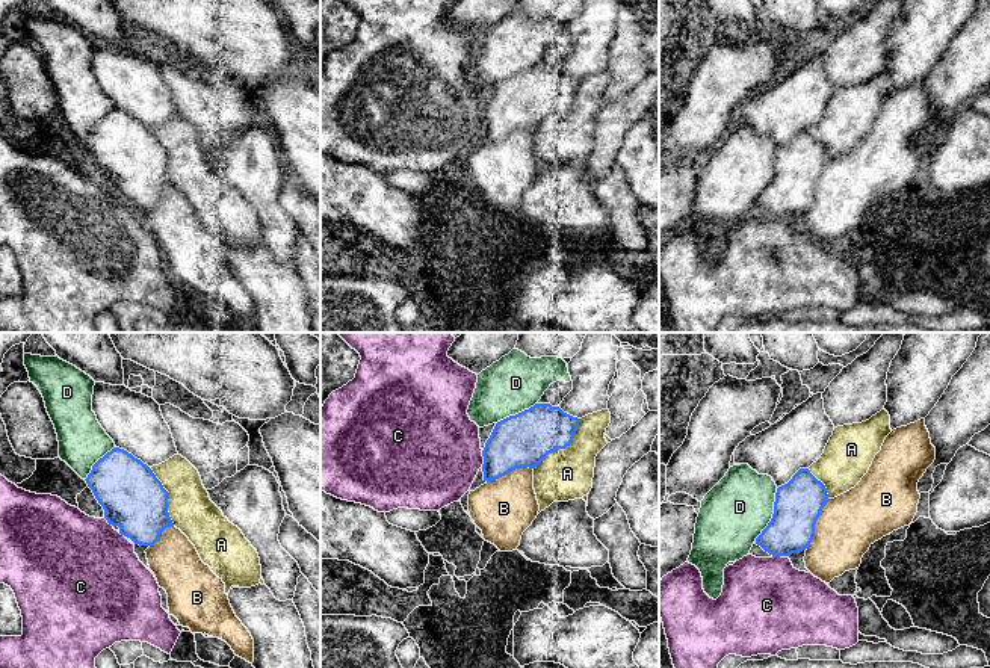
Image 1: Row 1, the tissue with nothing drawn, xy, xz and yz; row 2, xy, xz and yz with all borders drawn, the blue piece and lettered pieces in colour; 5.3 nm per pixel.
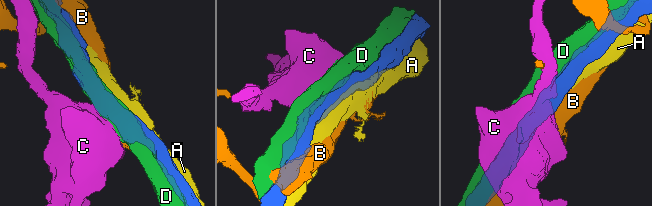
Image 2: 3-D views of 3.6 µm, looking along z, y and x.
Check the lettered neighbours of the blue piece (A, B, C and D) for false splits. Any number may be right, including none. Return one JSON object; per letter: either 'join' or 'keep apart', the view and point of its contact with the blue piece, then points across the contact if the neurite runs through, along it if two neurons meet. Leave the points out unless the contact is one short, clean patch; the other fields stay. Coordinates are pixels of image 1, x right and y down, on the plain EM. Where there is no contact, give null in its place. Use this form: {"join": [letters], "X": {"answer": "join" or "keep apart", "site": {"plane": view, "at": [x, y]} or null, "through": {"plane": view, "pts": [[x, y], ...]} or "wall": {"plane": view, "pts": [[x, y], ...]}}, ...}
{"join": [], "A": {"answer": "keep apart", "site": {"plane": "xz", "at": [564, 109]}}, "B": {"answer": "keep apart", "site": {"plane": "yz", "at": [815, 185]}}, "C": {"answer": "keep apart", "site": {"plane": "xz", "at": [484, 120]}, "wall": {"plane": "xz", "pts": [[481, 112], [482, 127]]}}, "D": {"answer": "keep apart", "site": {"plane": "yz", "at": [773, 176]}}}

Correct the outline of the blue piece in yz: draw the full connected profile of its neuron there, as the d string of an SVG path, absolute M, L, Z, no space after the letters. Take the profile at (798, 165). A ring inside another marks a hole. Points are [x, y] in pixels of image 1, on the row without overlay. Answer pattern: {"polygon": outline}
{"polygon": "M800 130L787 145L777 150L772 180L756 206L772 218L809 210L816 181L828 162L825 147L809 130Z"}

